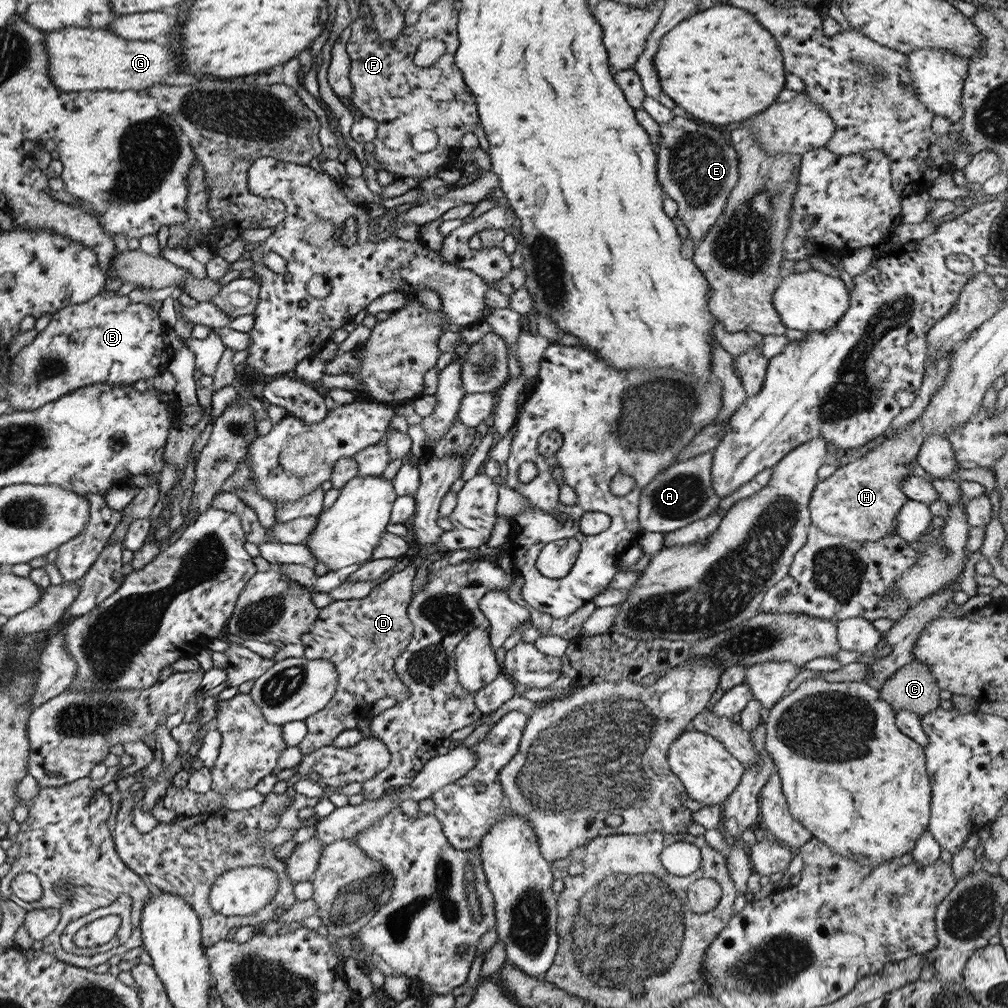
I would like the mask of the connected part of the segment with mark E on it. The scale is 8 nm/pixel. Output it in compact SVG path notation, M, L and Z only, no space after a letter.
M674 116L670 123L660 125L658 143L659 183L678 204L677 223L686 226L691 238L699 242L724 214L727 198L738 182L738 155L718 127L686 117Z

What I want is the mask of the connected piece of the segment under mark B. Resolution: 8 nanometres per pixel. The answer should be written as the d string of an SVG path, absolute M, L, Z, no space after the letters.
M106 287L88 302L56 311L50 316L46 329L37 334L33 343L11 358L6 398L10 402L10 410L36 410L65 394L96 383L120 386L132 385L137 380L150 381L169 364L172 348L164 343L164 331L159 313L152 307L145 303L132 303L128 295L118 295L116 291L107 291Z

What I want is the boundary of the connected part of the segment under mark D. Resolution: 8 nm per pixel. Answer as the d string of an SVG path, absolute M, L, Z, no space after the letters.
M408 566L378 584L366 598L332 601L320 610L308 634L302 634L305 656L328 659L338 673L338 686L332 701L305 720L308 734L298 745L303 756L330 745L342 730L356 729L358 720L368 715L376 700L390 696L400 704L408 698L410 691L397 675L394 663L413 636L407 610L416 592L415 574L414 566Z

